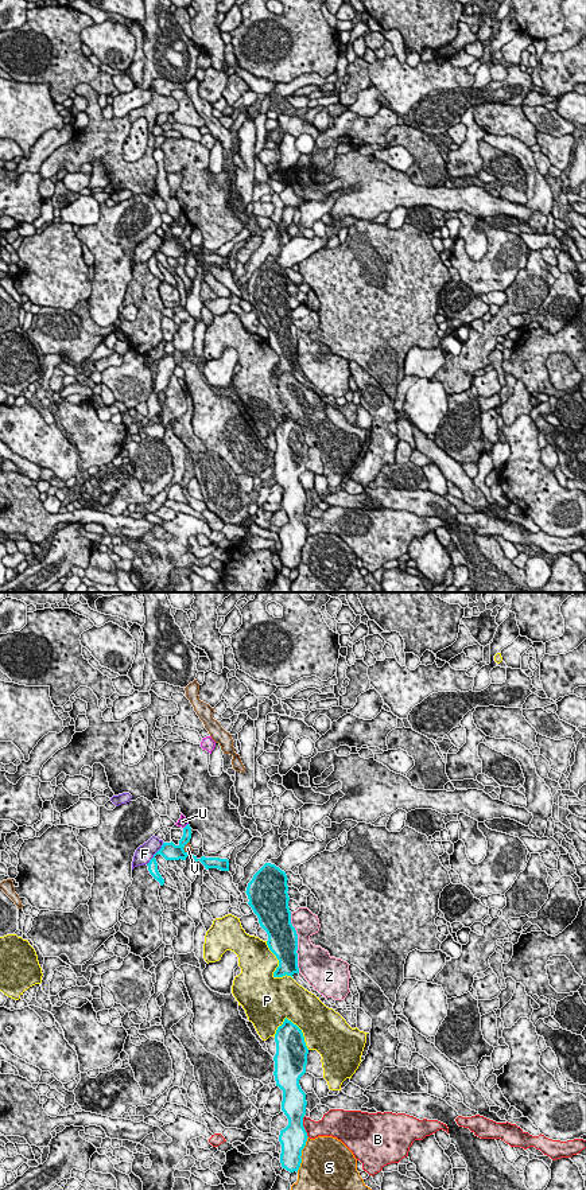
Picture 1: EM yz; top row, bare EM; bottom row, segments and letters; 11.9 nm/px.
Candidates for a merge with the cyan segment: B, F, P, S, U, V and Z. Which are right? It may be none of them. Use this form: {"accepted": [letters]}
{"accepted": []}

